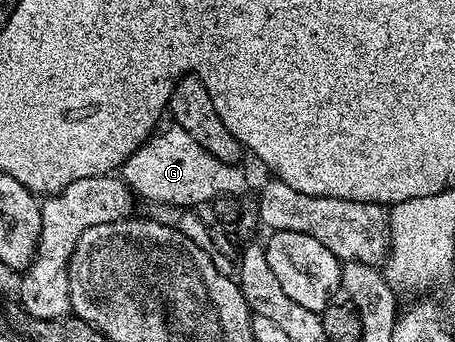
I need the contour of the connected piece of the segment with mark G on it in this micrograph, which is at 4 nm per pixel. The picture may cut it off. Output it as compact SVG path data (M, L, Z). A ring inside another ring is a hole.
M177 126L169 127L166 129L163 127L161 130L155 131L154 135L149 136L126 159L125 164L120 169L121 179L125 180L135 197L142 199L143 196L146 200L166 204L162 206L173 206L178 210L190 210L198 206L194 204L209 205L218 196L241 197L243 195L242 191L246 188L246 172L242 166L220 162L220 158L212 158L212 154L208 154L208 150L204 150L204 146L200 146L196 142L196 138L192 138L192 134L188 134L188 130Z

